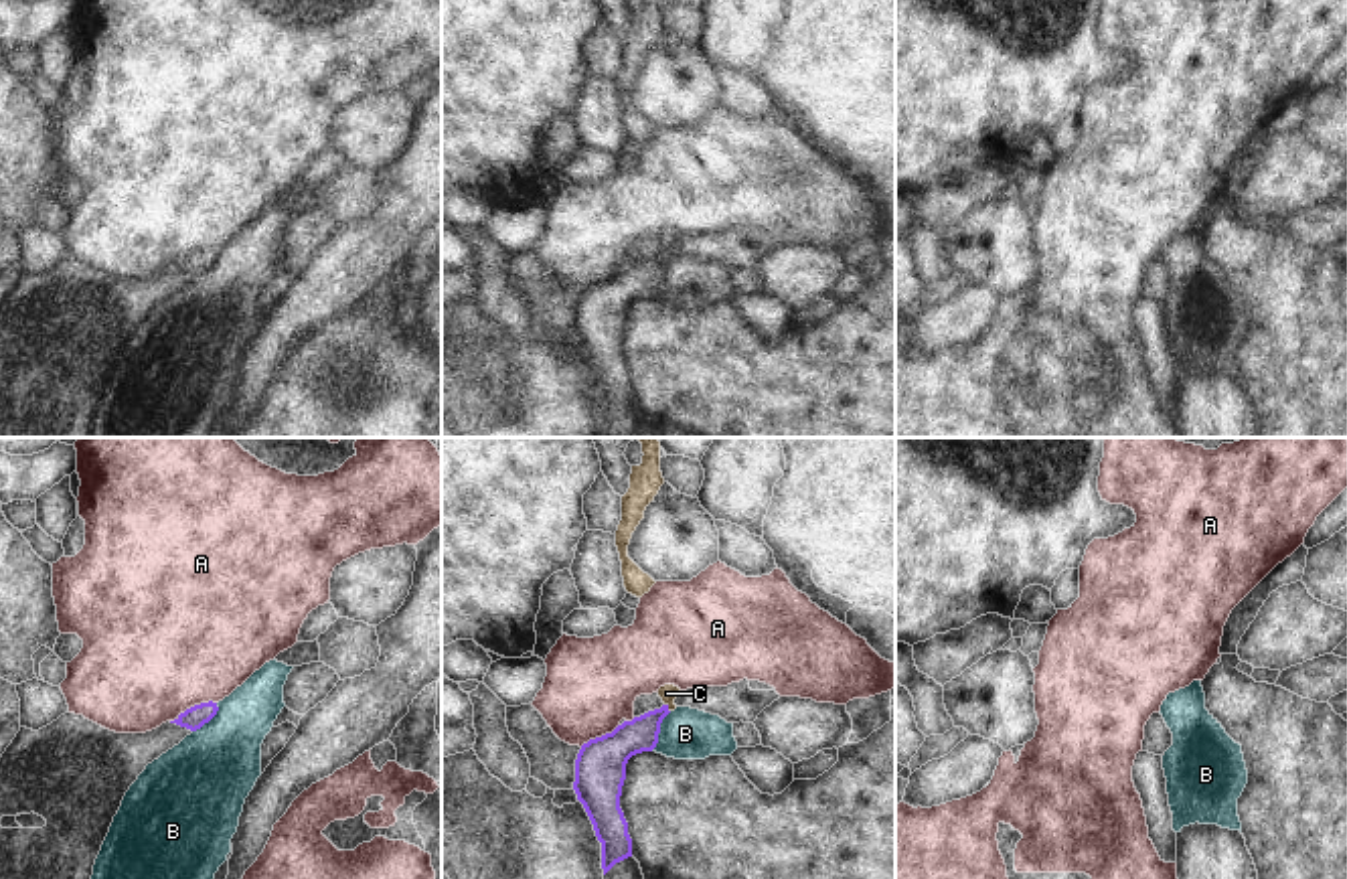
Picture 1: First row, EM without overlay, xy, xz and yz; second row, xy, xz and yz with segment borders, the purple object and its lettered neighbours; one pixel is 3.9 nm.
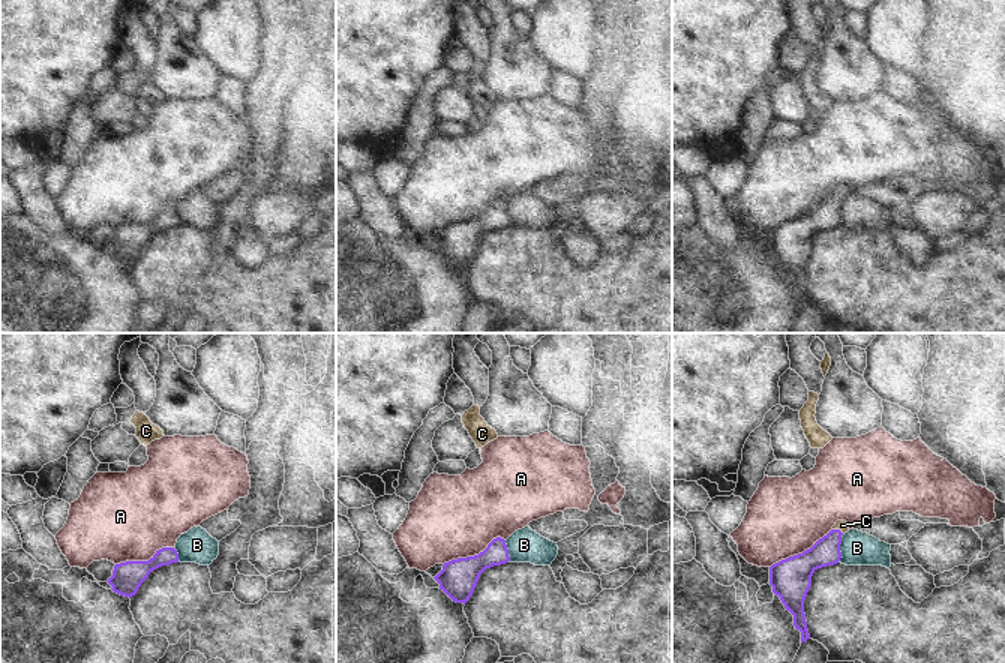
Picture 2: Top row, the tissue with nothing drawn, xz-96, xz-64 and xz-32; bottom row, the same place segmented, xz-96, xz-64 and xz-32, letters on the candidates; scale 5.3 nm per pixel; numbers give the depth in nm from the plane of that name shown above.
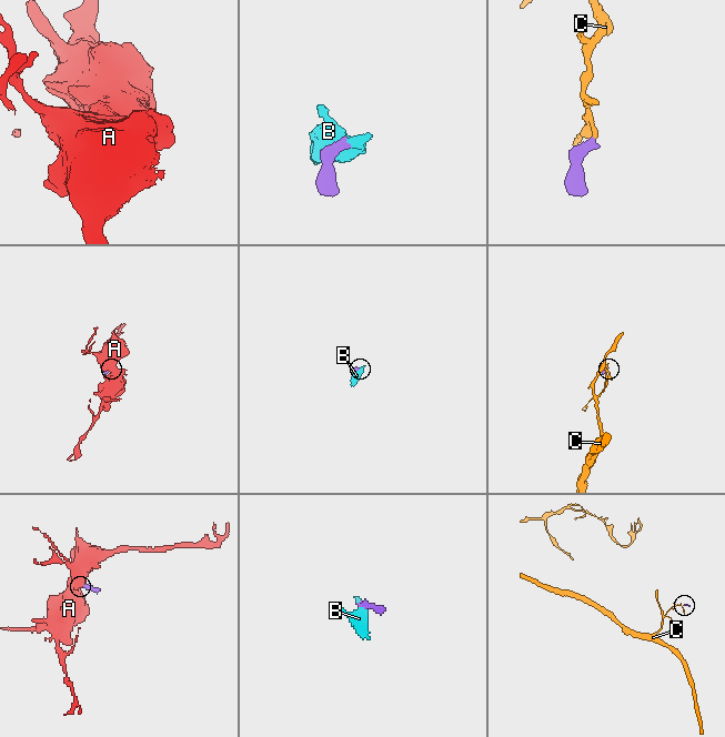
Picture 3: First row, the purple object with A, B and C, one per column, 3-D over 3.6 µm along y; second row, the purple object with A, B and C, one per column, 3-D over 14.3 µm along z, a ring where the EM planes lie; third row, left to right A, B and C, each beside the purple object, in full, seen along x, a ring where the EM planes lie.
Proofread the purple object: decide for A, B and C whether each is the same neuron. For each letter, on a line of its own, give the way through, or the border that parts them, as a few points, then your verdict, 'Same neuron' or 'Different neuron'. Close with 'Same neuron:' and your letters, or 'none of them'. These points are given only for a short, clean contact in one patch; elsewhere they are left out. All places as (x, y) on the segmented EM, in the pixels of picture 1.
A: Different neuron
B: Boundary: xz (671, 711), (663, 720), (659, 742), (651, 750). Different neuron
C: Path across: xz (641, 734), (667, 707), (667, 693). Same neuron
Same neuron: C.

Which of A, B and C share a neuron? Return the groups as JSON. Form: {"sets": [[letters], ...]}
{"sets": [["A"], ["B"], ["C"]]}

